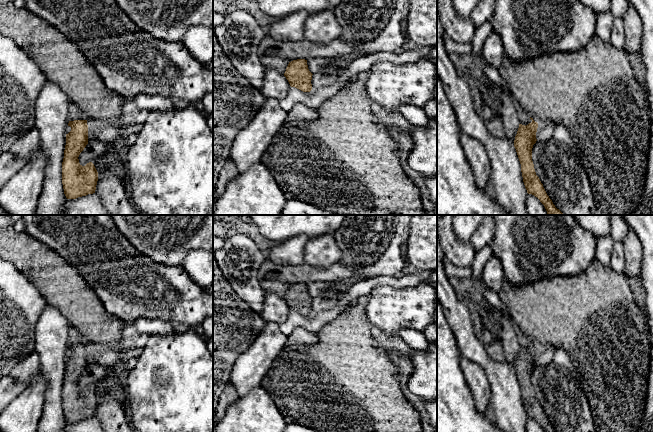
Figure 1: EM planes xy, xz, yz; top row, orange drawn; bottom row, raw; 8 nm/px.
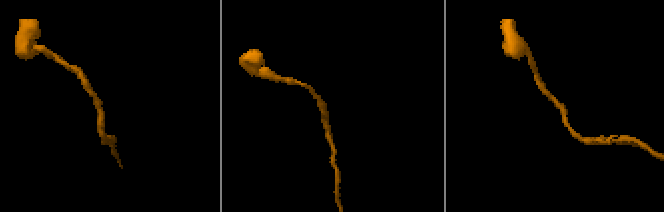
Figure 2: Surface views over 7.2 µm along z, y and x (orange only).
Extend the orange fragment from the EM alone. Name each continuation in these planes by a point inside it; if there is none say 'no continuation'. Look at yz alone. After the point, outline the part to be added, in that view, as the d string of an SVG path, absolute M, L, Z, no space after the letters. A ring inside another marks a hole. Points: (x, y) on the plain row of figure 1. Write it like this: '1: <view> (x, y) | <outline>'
no continuation

